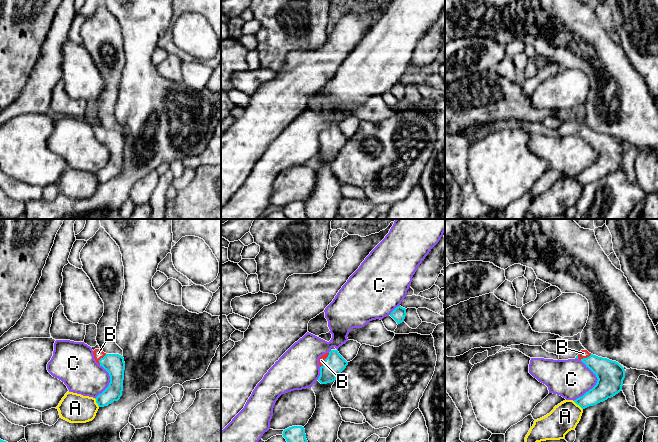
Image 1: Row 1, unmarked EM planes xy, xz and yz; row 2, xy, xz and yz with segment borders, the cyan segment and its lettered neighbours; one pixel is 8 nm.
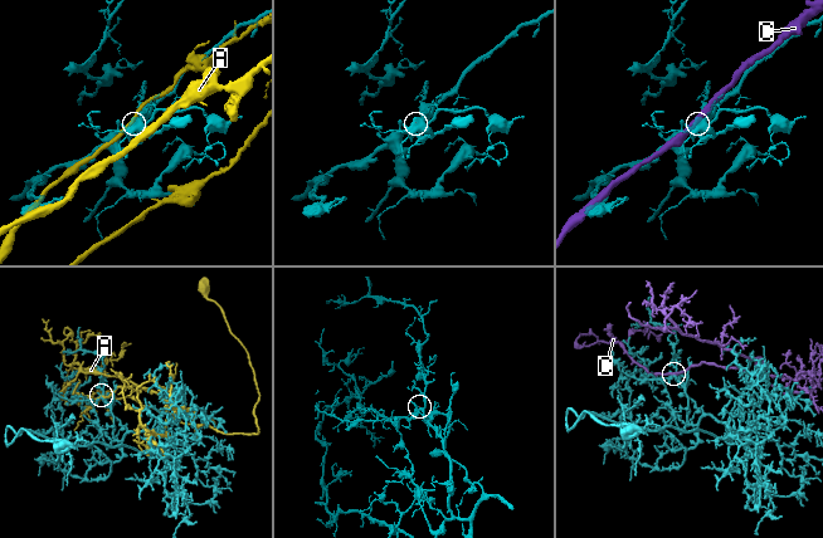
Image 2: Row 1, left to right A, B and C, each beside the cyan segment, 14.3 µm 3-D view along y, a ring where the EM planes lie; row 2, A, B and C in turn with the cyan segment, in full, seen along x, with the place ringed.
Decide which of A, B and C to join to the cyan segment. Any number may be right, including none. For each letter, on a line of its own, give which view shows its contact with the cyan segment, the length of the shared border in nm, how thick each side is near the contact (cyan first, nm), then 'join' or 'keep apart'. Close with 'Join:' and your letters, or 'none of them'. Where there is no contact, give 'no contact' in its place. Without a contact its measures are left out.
A: contact in yz; length 100 nm; calibres 160 and 220 nm; keep apart
B: contact in xz; length 140 nm; calibres 170 and 50 nm; join
C: contact in yz; length 340 nm; calibres 220 and 320 nm; keep apart
Join: B

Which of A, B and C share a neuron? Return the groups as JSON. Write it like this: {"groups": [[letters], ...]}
{"groups": [["A"], ["B"], ["C"]]}

